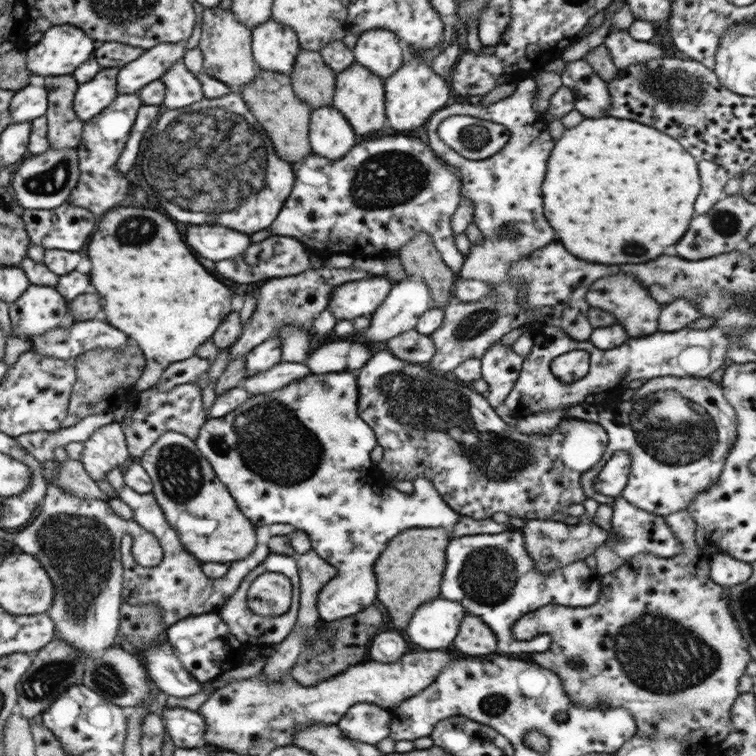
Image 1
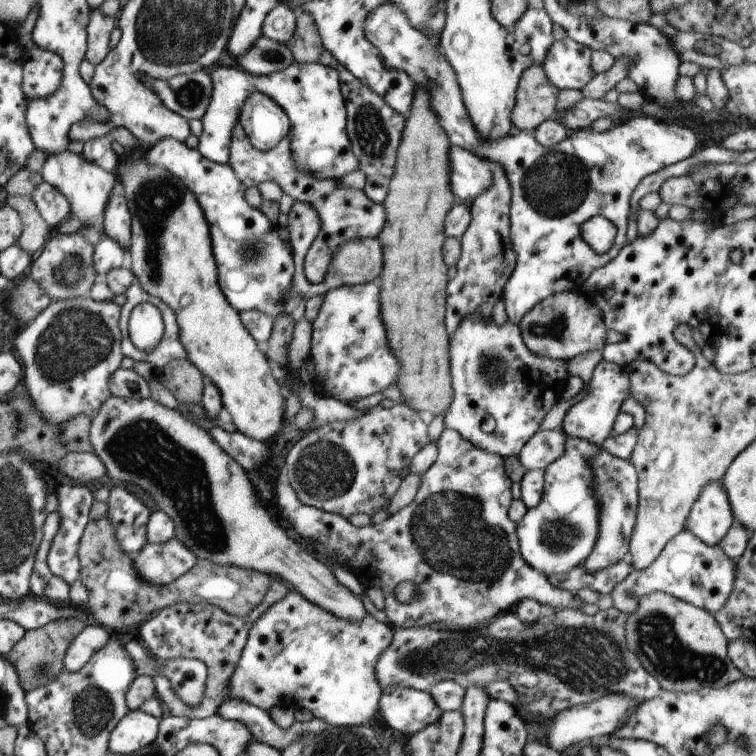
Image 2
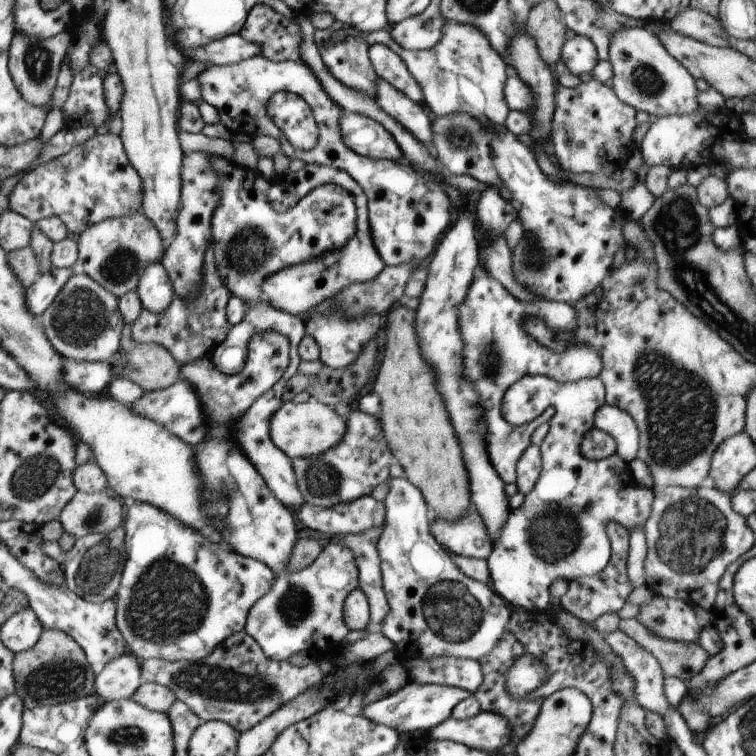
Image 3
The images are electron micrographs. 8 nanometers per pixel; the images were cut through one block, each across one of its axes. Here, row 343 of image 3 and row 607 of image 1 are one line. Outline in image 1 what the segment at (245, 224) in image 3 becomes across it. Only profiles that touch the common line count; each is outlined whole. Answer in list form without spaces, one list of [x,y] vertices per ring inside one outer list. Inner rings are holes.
[[[269,554],[257,568],[253,568],[245,578],[243,578],[243,582],[239,584],[239,588],[237,588],[237,592],[223,604],[223,608],[219,608],[217,610],[217,614],[223,618],[223,622],[227,624],[227,628],[229,628],[229,632],[247,648],[251,648],[251,646],[277,646],[279,642],[283,642],[289,634],[291,634],[291,630],[293,630],[293,626],[295,626],[295,622],[297,622],[297,616],[299,616],[299,596],[301,594],[301,582],[299,582],[299,568],[297,568],[297,560],[293,558],[293,556],[285,556],[285,554]],[[261,574],[283,574],[283,576],[287,576],[289,580],[291,580],[291,584],[293,584],[293,596],[291,596],[291,606],[289,606],[289,610],[285,612],[285,614],[281,614],[281,616],[259,616],[259,614],[253,614],[247,606],[245,606],[245,592],[247,592],[247,588],[251,586],[251,582],[257,578],[257,576],[261,576]]]

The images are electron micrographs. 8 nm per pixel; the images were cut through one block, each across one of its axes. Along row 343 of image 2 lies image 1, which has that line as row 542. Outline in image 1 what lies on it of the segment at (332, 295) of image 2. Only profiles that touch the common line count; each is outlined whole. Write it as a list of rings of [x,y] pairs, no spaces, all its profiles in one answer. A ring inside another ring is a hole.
[[[353,372],[307,374],[269,394],[249,396],[241,406],[221,418],[207,418],[195,440],[201,456],[211,464],[215,476],[233,496],[241,514],[255,528],[291,524],[311,540],[311,550],[321,560],[337,568],[337,576],[317,592],[315,604],[319,620],[343,620],[373,606],[377,590],[373,564],[393,536],[411,528],[435,526],[449,532],[455,520],[459,520],[459,514],[443,502],[427,478],[411,480],[413,494],[401,494],[391,488],[383,470],[371,464],[369,452],[377,446],[377,438],[369,424],[359,418],[355,384],[357,378]]]

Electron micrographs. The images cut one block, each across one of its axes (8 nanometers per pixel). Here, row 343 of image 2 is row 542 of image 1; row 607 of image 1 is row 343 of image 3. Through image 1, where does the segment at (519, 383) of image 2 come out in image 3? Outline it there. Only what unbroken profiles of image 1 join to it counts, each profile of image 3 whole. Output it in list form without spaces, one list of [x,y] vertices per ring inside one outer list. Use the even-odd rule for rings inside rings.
[[[483,260],[479,268],[483,268],[483,272],[473,278],[467,288],[465,300],[457,308],[457,328],[463,342],[461,374],[479,396],[477,414],[481,414],[481,420],[485,422],[483,436],[489,464],[505,484],[513,484],[517,480],[517,462],[521,454],[531,446],[533,430],[541,424],[547,424],[555,414],[555,408],[543,410],[541,416],[537,416],[529,424],[511,426],[503,420],[503,394],[507,392],[507,388],[525,376],[545,376],[561,384],[597,378],[603,370],[603,358],[591,344],[581,344],[579,340],[575,340],[579,320],[577,310],[571,304],[547,300],[523,304],[521,300],[513,298],[499,280],[485,272]],[[529,322],[541,322],[541,326],[545,326],[549,334],[557,334],[557,340],[563,342],[561,350],[555,352],[555,348],[547,348],[539,340],[535,340],[527,332]]]

